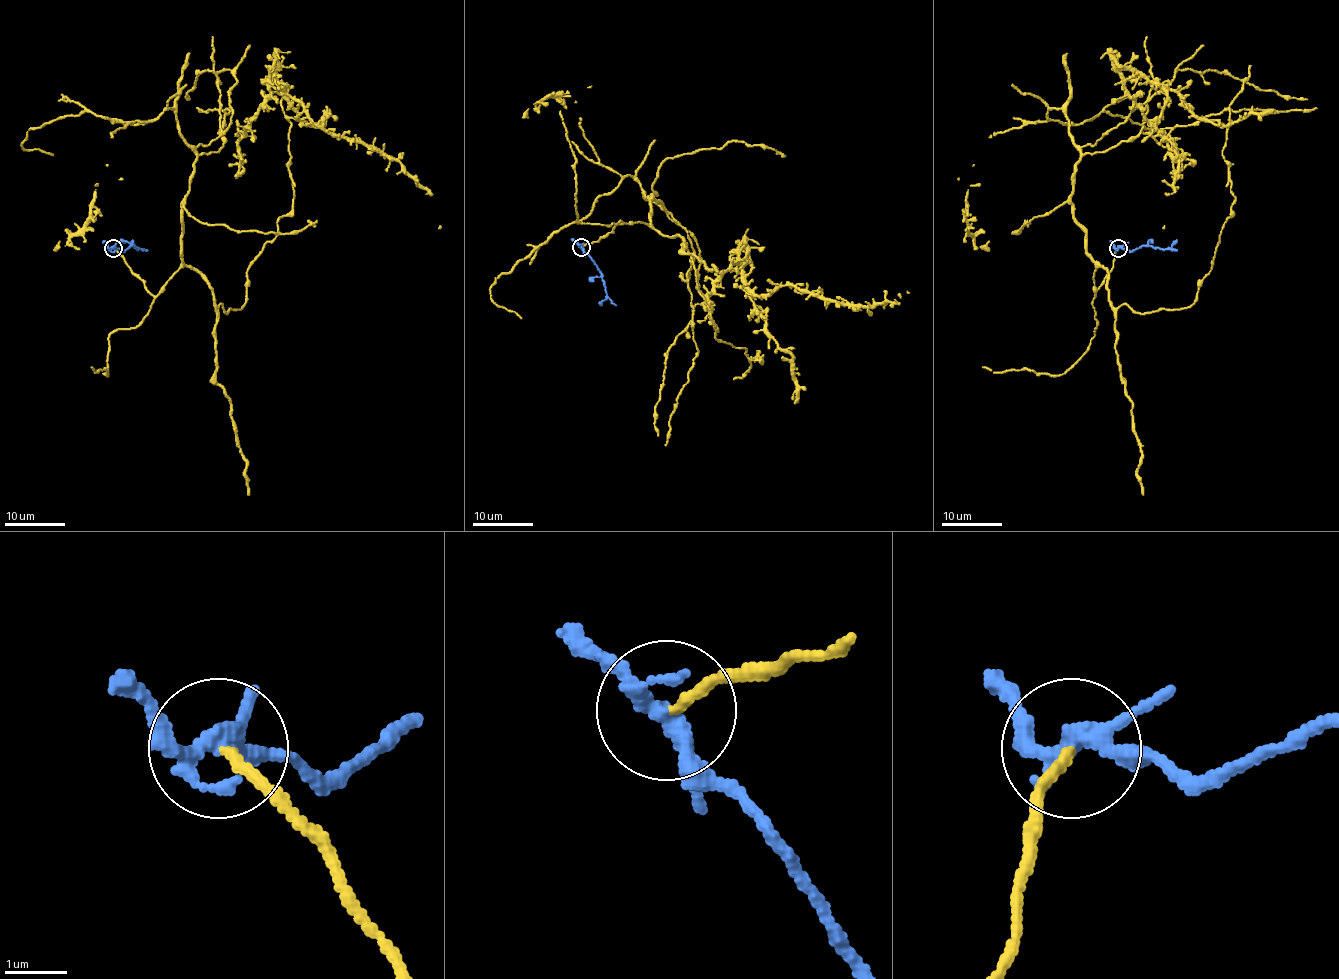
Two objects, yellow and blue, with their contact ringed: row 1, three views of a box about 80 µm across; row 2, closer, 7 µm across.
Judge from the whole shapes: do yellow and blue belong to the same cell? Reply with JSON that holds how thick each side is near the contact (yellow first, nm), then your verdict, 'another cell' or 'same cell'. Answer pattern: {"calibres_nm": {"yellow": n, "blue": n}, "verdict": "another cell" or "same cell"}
{"calibres_nm": {"yellow": 150, "blue": 240}, "verdict": "another cell"}

